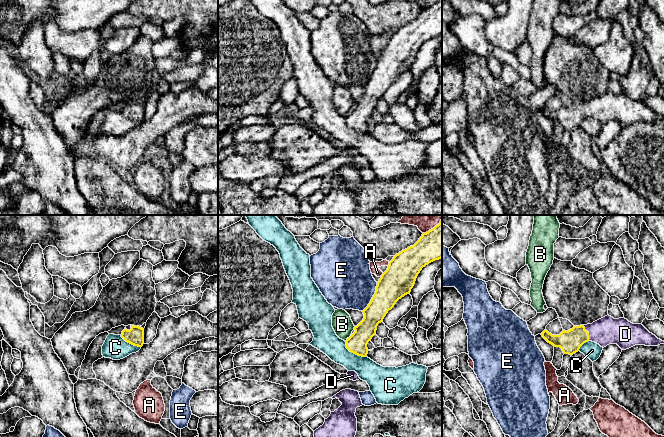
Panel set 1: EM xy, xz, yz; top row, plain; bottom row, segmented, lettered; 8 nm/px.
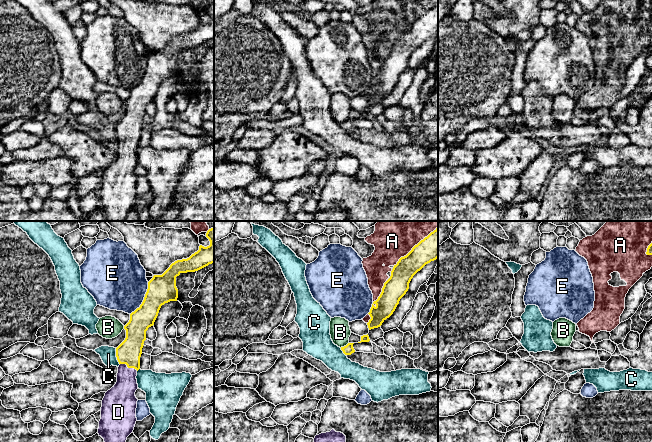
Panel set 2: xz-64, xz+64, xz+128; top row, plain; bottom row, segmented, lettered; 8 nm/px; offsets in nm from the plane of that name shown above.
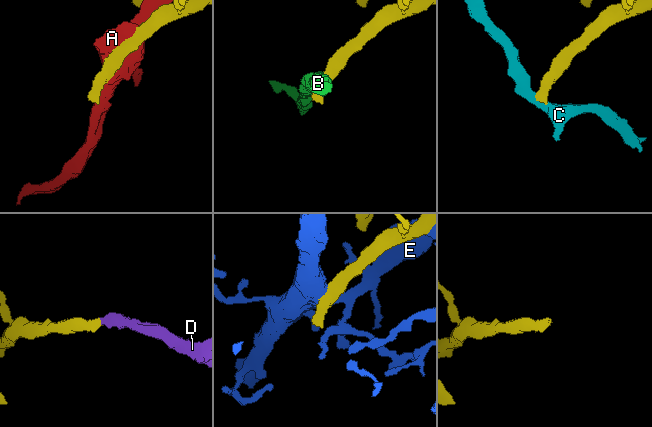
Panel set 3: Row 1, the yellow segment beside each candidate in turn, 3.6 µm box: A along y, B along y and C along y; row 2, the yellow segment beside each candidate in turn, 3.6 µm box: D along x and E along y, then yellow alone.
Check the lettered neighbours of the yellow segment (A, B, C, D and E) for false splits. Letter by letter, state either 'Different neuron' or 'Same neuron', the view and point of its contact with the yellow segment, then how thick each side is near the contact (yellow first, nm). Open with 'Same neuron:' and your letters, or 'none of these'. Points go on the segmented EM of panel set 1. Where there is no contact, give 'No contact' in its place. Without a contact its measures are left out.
Same neuron: D
A: Different neuron. Touches yellow at xz (434, 227). Thickness 260 nm (yellow) against 220 nm
B: Different neuron. Touches yellow at xz (349, 337). Thickness 160 nm (yellow) against 160 nm
C: Different neuron. Touches yellow at xz (353, 352). Thickness 160 nm (yellow) against 190 nm
D: Same neuron. Touches yellow at yz (588, 333). Thickness 180 nm (yellow) against 220 nm
E: Different neuron. Touches yellow at xz (372, 297). Thickness 260 nm (yellow) against 420 nm

